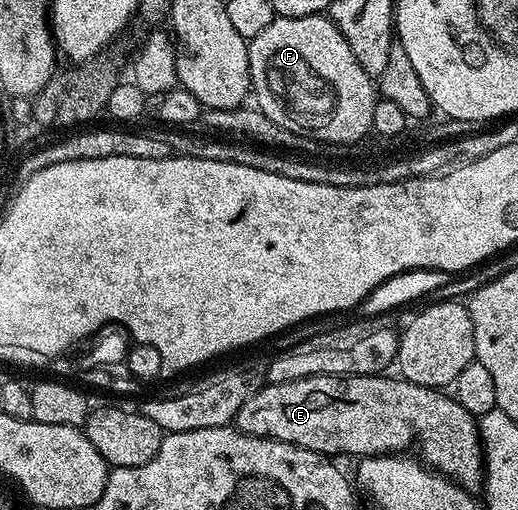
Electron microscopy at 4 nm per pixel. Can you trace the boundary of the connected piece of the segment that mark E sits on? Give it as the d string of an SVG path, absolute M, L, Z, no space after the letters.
M391 374L379 375L308 375L298 381L268 383L248 398L238 409L235 428L243 435L286 441L302 449L317 451L319 455L391 455L404 453L413 447L415 458L425 467L445 475L459 487L473 493L481 490L484 482L484 448L480 442L477 416L472 415L451 394L435 387L414 385Z

